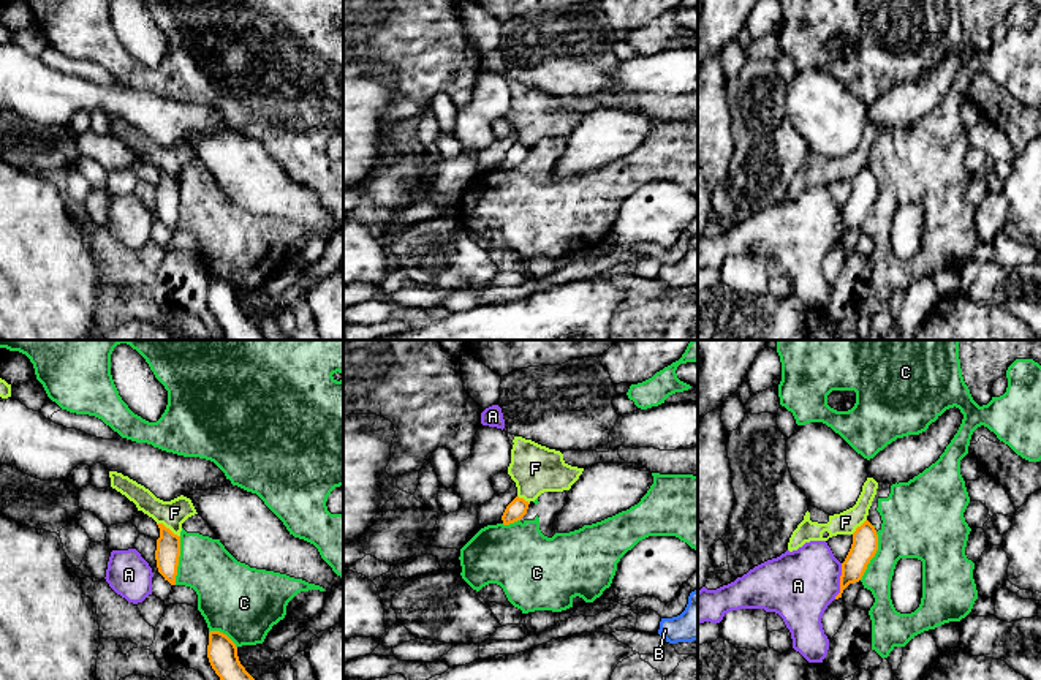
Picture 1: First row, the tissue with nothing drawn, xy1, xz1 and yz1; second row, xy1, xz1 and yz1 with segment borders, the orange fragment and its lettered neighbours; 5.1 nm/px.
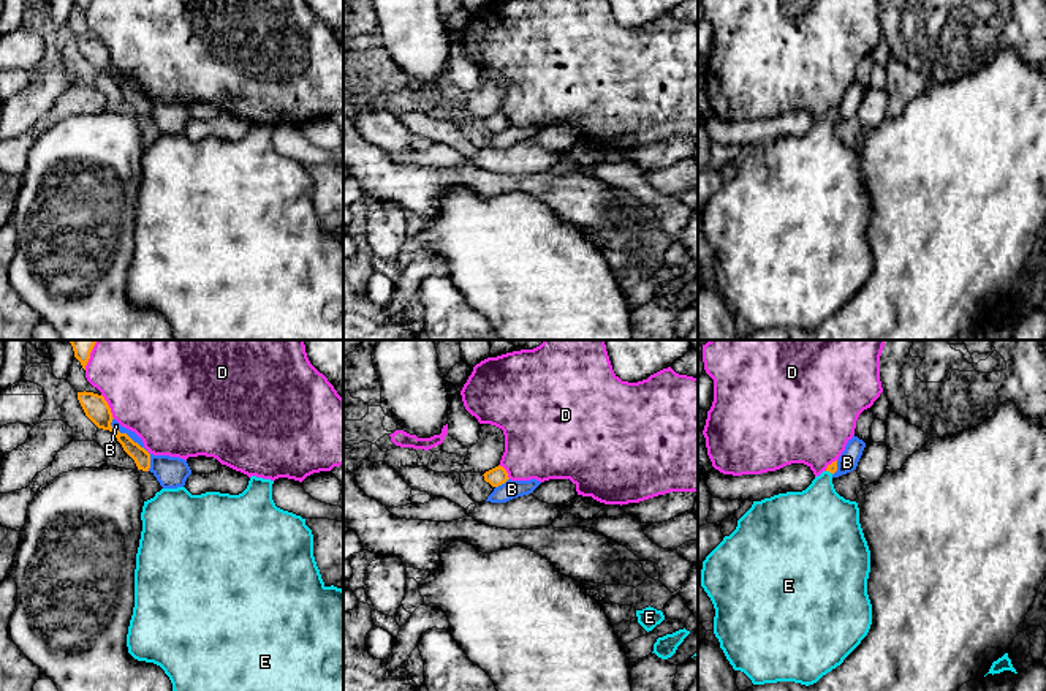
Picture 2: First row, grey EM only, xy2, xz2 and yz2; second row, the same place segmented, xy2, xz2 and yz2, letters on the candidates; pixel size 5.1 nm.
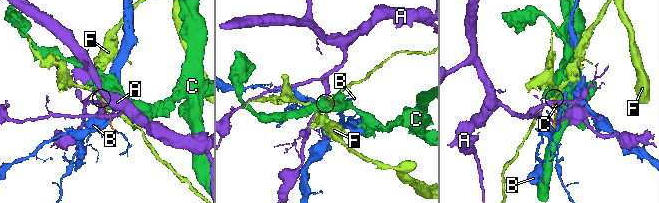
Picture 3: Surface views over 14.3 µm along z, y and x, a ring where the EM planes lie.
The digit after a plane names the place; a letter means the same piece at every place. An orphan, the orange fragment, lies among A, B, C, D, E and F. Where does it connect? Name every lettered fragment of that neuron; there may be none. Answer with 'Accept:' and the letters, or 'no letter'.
Accept: E

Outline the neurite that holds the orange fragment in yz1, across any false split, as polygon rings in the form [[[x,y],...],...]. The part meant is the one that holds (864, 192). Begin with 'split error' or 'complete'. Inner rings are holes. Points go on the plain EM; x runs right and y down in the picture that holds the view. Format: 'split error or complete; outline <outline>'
complete; outline [[[865,166],[853,179],[851,195],[842,209],[840,239],[835,245],[842,244],[843,236],[854,228],[859,228],[867,215],[867,210],[878,196],[878,180],[875,172]]]

